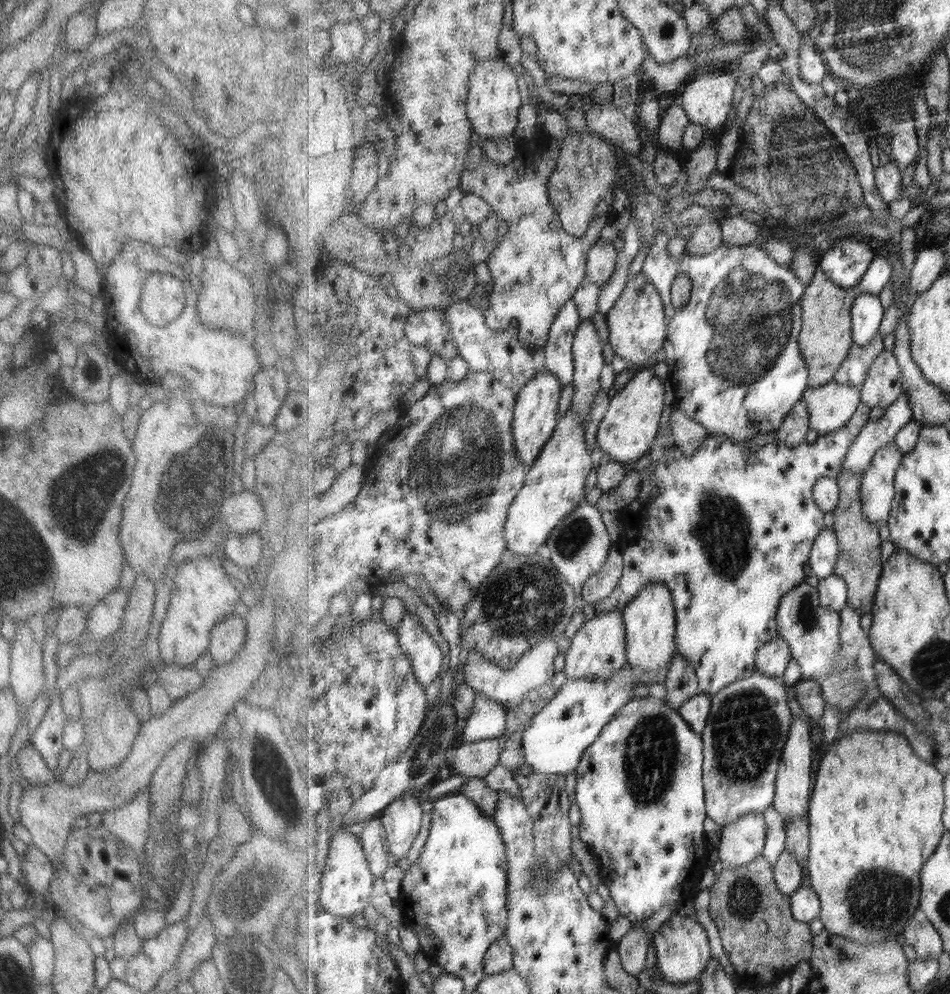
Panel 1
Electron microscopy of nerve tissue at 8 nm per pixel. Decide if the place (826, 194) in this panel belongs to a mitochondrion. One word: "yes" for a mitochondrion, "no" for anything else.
yes

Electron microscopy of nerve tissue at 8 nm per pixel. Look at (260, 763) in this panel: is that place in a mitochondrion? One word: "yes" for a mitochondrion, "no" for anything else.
no

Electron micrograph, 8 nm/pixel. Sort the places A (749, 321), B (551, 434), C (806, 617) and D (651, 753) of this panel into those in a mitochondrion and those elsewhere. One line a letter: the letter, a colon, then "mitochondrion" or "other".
A: mitochondrion
B: other
C: mitochondrion
D: mitochondrion

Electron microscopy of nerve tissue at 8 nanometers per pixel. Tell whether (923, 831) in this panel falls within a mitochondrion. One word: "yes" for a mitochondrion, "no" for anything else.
no

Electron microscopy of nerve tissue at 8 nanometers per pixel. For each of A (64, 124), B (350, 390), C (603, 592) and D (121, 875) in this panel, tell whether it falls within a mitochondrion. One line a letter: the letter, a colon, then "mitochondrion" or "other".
A: other
B: other
C: other
D: other

